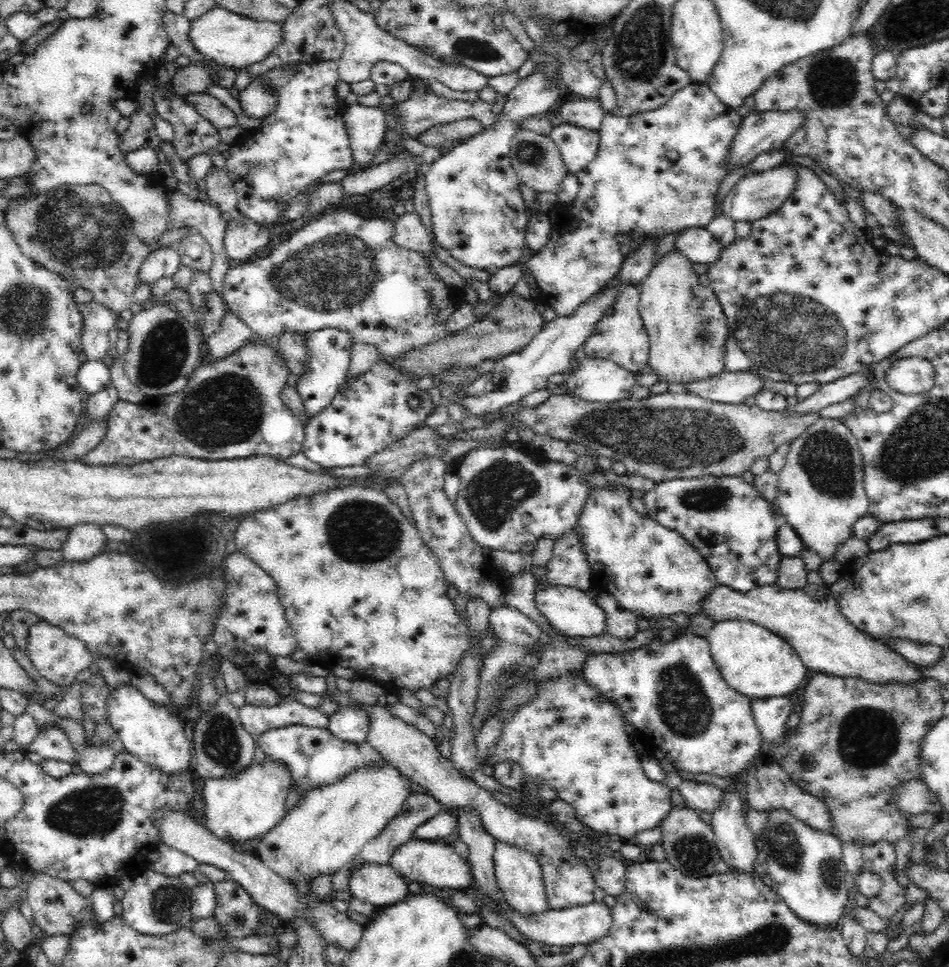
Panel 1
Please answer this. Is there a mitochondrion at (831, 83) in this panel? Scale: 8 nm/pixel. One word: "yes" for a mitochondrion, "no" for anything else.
yes

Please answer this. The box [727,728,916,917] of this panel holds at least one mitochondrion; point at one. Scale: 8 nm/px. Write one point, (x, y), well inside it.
(782, 842)

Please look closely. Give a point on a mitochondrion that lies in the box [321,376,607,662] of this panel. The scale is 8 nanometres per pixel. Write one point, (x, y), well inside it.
(359, 531)

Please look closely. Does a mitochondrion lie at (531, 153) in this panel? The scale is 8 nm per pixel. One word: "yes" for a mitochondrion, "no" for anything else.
yes

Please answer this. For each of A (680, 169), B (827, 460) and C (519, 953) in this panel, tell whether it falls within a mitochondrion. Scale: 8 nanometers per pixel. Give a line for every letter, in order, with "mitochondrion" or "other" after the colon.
A: other
B: mitochondrion
C: other

